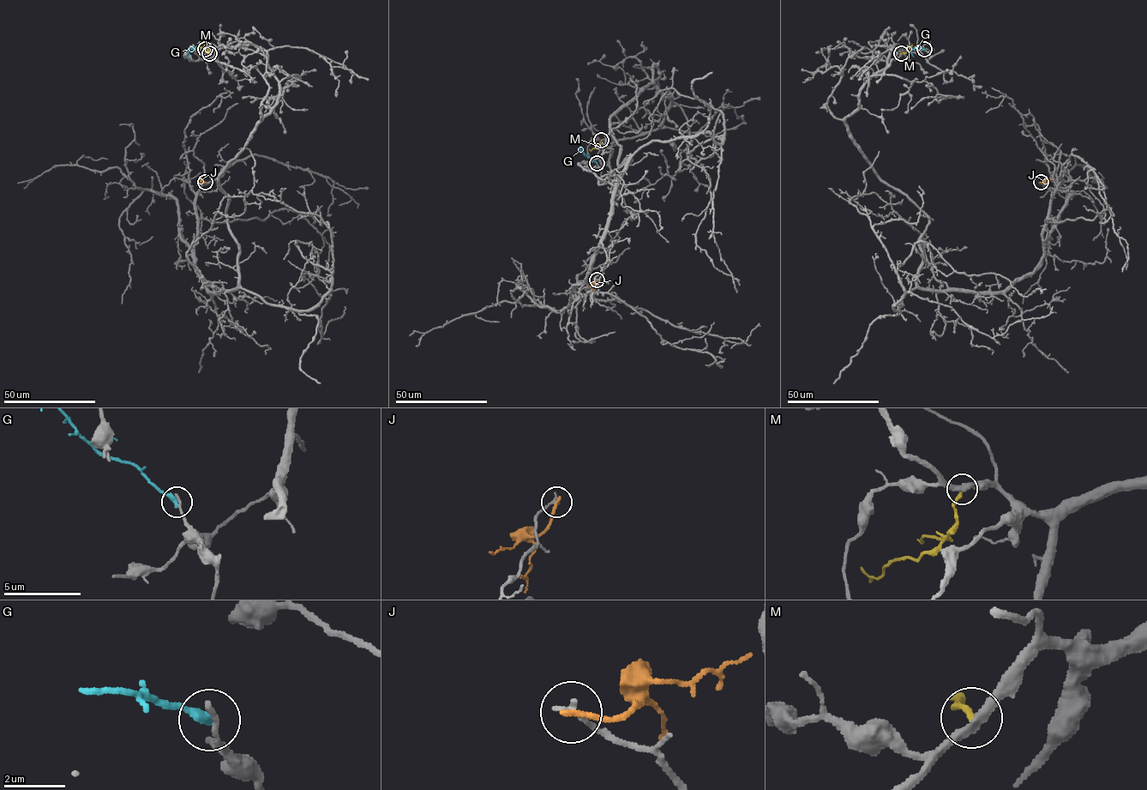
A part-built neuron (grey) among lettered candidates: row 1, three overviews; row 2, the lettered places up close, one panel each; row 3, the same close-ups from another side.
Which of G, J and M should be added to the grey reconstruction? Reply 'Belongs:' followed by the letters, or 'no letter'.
Belongs: no letter

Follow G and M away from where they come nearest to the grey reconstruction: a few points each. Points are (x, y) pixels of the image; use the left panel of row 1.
G: (205, 49), (190, 48), (189, 56)
M: (209, 53), (197, 46)

